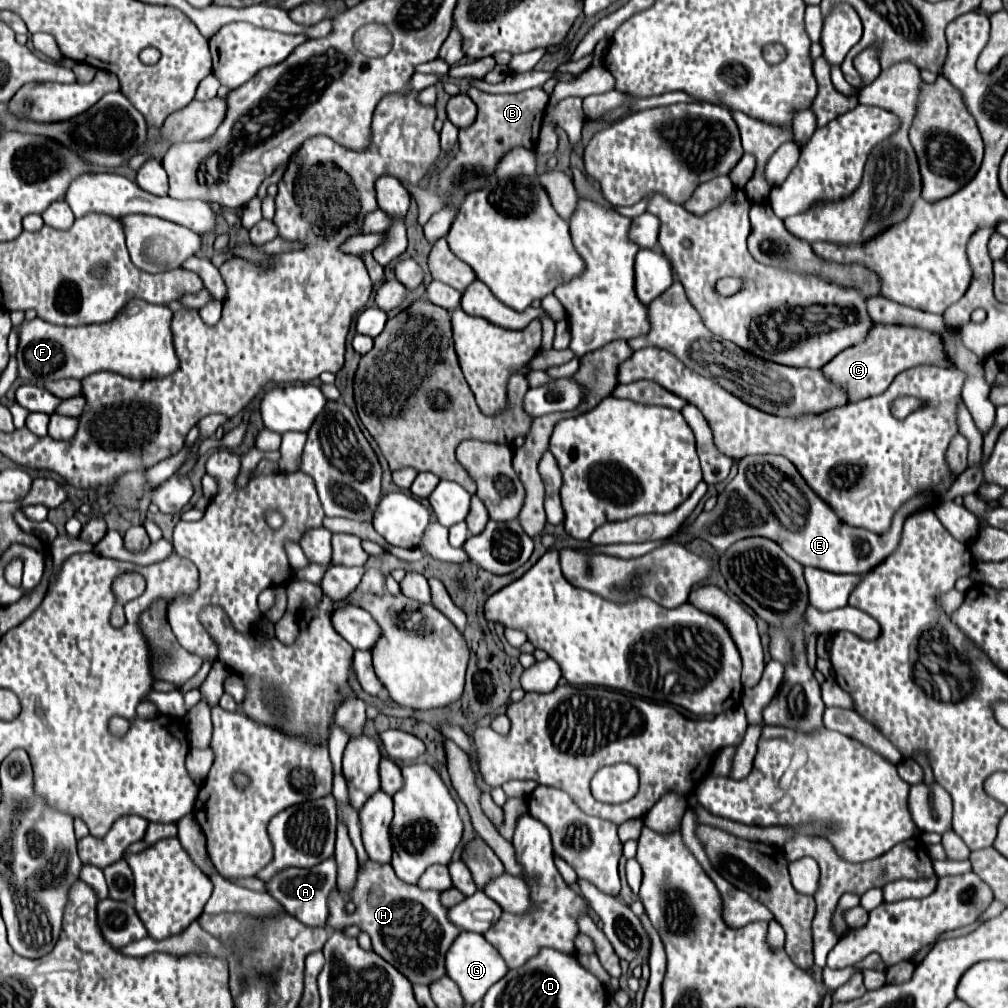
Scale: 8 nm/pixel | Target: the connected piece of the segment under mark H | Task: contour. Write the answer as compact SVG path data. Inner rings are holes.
M366 861L358 863L358 877L352 891L344 893L336 887L330 893L326 925L334 931L350 925L360 927L360 931L370 935L374 951L408 977L410 983L428 985L446 975L444 955L460 933L460 929L448 921L448 909L442 907L438 897L438 891L424 891L398 879L388 863ZM348 901L356 905L354 913L346 913L344 905Z

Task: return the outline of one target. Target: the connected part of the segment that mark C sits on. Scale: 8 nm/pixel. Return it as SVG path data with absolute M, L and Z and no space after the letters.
M874 323L862 343L840 351L834 359L830 359L822 367L822 373L834 385L844 387L844 391L848 393L848 401L852 403L852 401L860 401L860 399L884 393L898 373L916 365L952 367L952 363L944 355L940 335L920 327L910 327L910 325Z

